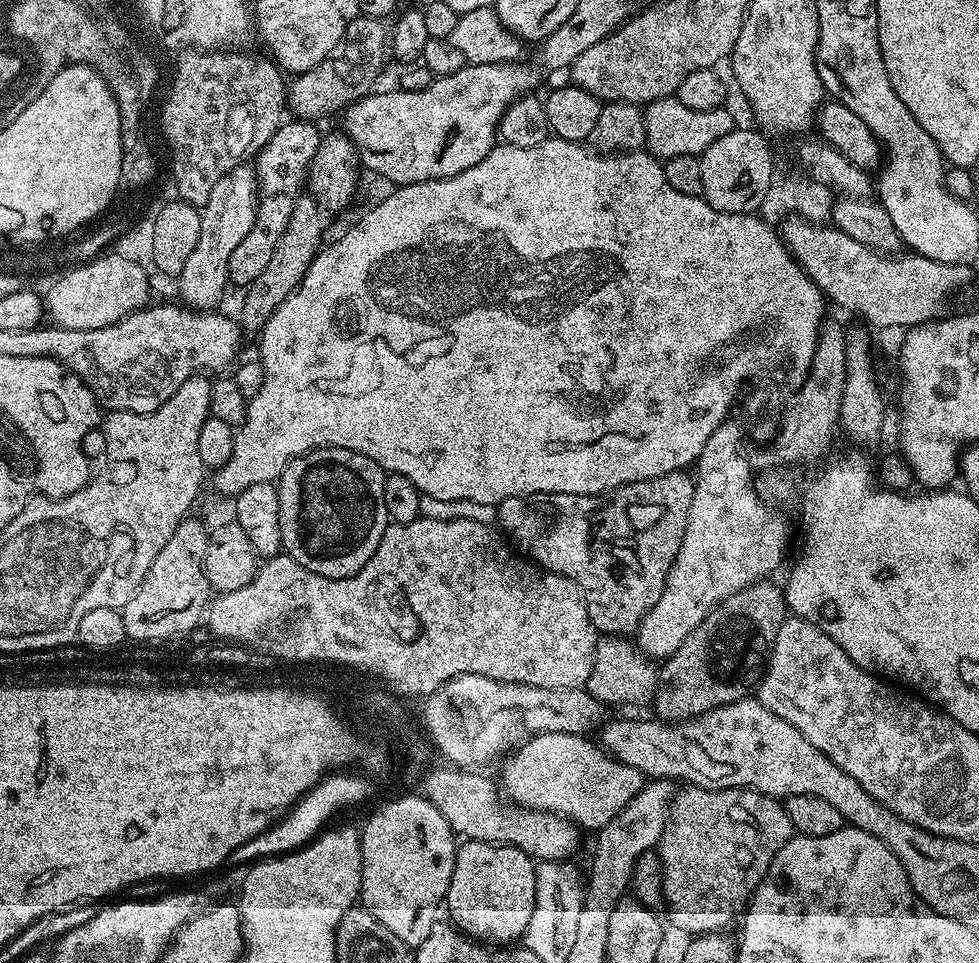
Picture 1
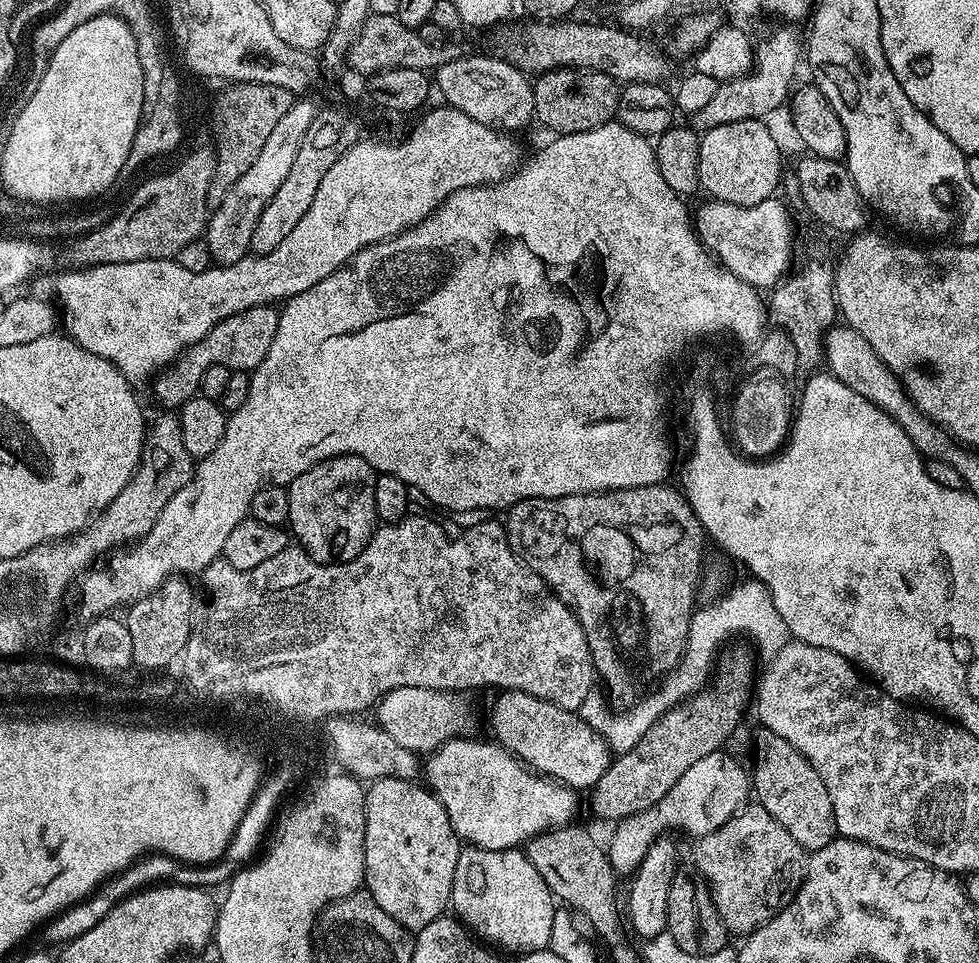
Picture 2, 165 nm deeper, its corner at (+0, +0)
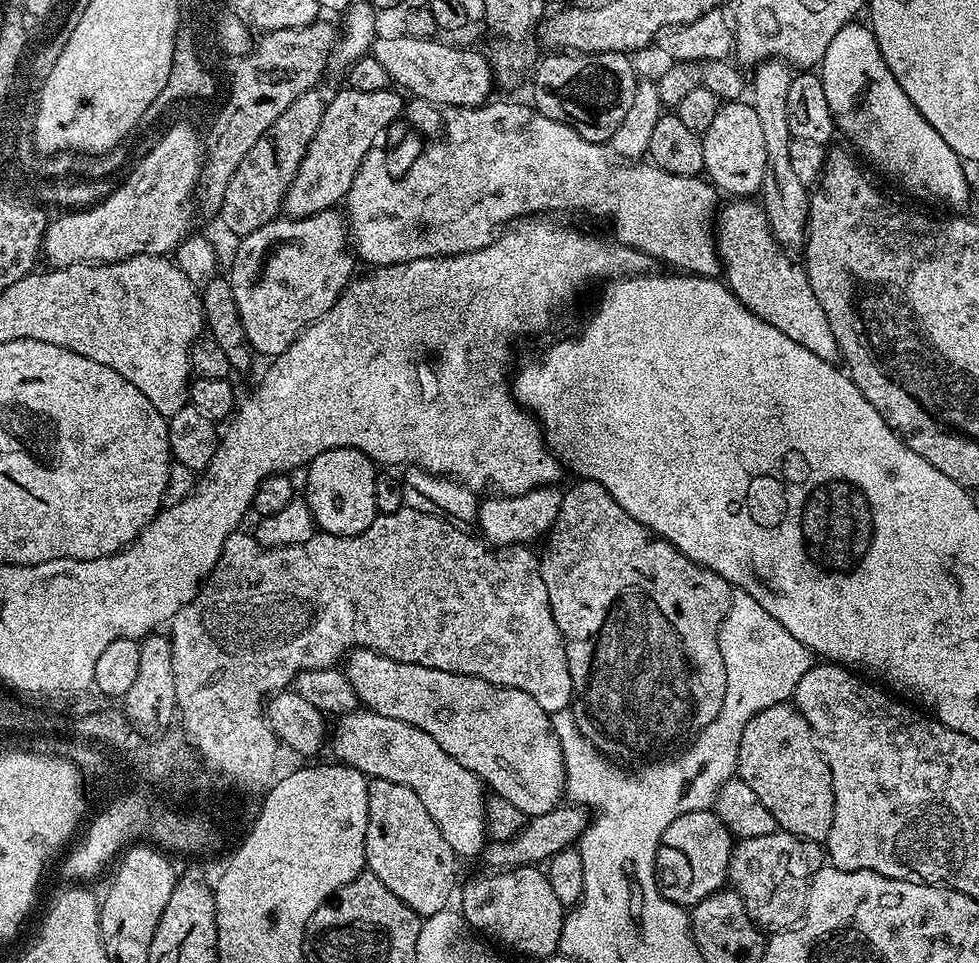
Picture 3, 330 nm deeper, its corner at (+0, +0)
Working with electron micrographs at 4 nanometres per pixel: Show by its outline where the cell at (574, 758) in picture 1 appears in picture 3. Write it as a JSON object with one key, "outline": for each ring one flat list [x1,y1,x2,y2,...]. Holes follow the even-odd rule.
{"outline":[[367,710,348,712,335,724,336,729,330,732,330,748,332,744,332,752,336,755,333,757,339,763,357,768,369,778,410,786,457,857,479,857,483,853,488,830,486,785,466,770,466,766,454,762,454,758,450,758,446,750,426,734,426,730,418,730,418,726,398,722,398,718,386,718]]}

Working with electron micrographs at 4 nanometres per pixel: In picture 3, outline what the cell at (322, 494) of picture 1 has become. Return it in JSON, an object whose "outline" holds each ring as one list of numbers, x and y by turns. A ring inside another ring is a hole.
{"outline":[[331,448,309,462,303,473,302,499,308,504,320,532,353,536,362,534,362,530,376,521,378,513,374,502,374,482,377,471,373,460,356,448]]}

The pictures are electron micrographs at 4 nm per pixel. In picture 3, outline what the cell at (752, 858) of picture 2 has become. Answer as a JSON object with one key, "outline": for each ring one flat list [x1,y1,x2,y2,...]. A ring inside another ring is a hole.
{"outline":[[777,830,770,834,762,834,758,838,735,841,728,867,728,880,742,898,742,906,746,906,746,914,750,914,757,928,768,934,785,932,787,928,796,927,804,919,808,910,808,883,812,881,812,875,822,867,825,860,825,849,817,841,802,840,798,836,790,835,789,832]]}

